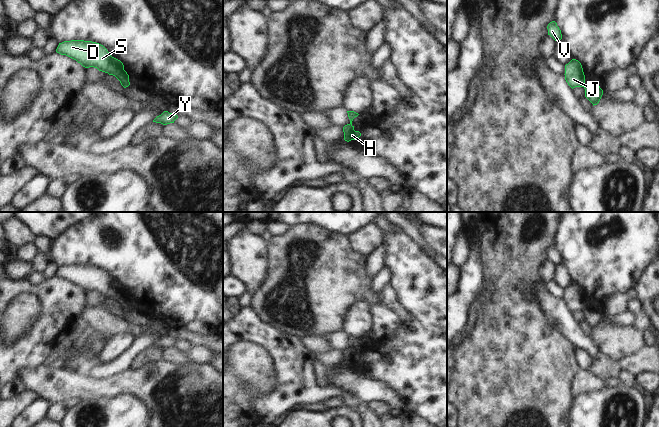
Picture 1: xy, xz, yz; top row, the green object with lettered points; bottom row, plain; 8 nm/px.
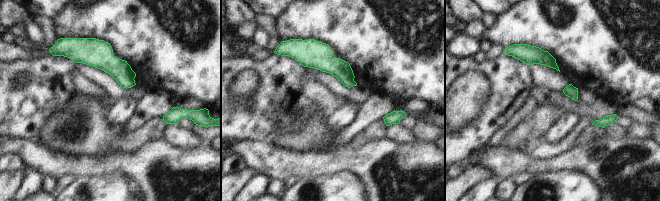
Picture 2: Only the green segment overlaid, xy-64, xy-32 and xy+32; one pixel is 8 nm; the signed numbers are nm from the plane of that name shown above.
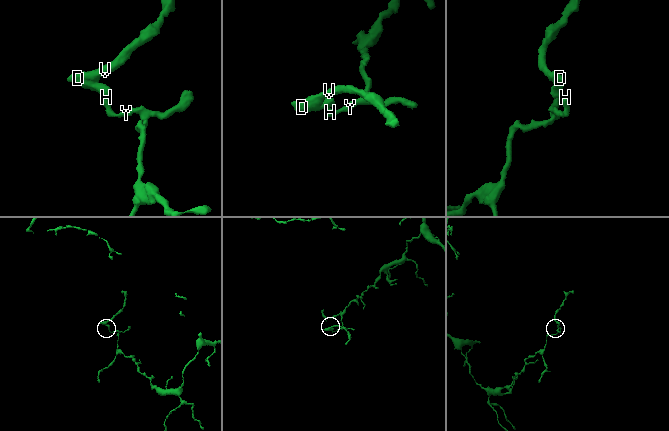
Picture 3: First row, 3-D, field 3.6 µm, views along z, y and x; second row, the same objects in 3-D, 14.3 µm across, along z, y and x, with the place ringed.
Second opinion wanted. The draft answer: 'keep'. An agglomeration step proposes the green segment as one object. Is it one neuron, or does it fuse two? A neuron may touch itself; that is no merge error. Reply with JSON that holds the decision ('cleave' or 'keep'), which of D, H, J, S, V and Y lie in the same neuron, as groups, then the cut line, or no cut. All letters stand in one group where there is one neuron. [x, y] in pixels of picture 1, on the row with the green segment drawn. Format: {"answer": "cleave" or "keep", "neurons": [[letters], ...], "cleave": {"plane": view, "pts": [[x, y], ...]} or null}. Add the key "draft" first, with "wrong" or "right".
{"draft": "wrong", "answer": "cleave", "neurons": [["D", "J", "S", "V"], ["H", "Y"]], "cleave": {"plane": "yz", "pts": [[585, 84], [582, 86]]}}

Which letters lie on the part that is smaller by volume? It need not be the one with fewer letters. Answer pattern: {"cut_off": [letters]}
{"cut_off": ["D", "J", "S", "V"]}

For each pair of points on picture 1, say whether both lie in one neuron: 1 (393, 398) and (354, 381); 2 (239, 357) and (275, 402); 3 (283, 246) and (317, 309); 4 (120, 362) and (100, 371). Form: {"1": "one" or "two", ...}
{"1": "one", "2": "two", "3": "one", "4": "one"}

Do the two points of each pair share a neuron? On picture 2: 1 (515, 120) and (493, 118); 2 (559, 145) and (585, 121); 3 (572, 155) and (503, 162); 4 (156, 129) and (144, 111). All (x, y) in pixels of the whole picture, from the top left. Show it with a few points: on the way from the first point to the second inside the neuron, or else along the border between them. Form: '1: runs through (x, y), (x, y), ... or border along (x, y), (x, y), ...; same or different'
1: border along (523, 101), (493, 137); different
2: runs through (566, 141), (578, 128); same
3: runs through (555, 164), (527, 164), (520, 162); same
4: border along (143, 124), (129, 132), (124, 129); different

